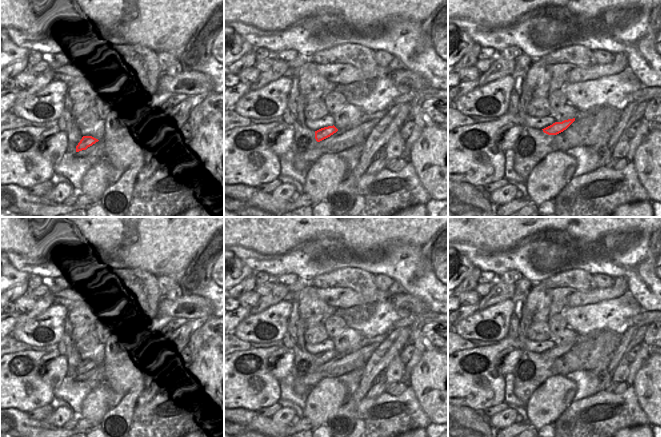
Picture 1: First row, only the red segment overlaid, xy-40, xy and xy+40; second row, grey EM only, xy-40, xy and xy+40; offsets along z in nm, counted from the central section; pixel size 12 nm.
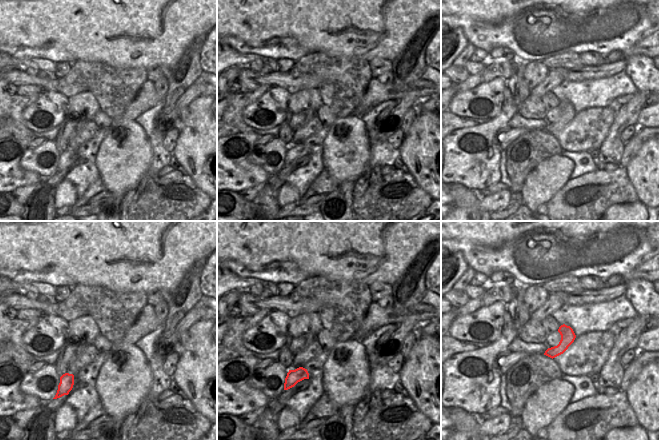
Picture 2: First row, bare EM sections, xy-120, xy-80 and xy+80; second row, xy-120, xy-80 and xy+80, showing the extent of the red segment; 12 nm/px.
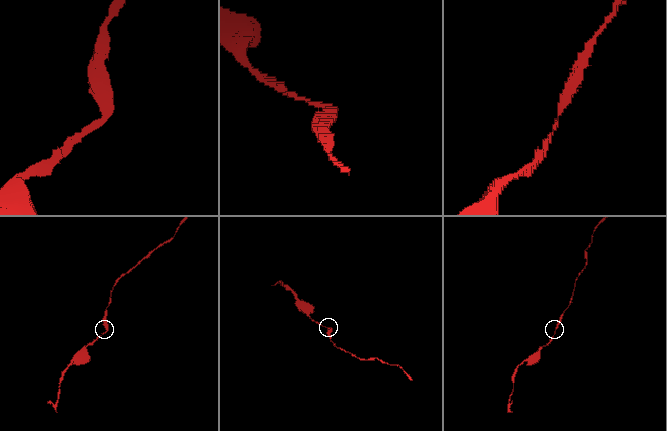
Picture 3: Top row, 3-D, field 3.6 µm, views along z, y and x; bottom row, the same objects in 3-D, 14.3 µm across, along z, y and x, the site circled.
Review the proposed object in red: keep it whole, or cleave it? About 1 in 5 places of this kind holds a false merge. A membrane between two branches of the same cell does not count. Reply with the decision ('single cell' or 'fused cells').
single cell

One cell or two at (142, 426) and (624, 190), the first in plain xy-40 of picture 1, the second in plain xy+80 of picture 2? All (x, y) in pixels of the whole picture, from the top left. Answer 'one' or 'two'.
one

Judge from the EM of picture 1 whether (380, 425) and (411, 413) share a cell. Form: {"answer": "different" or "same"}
{"answer": "same"}

